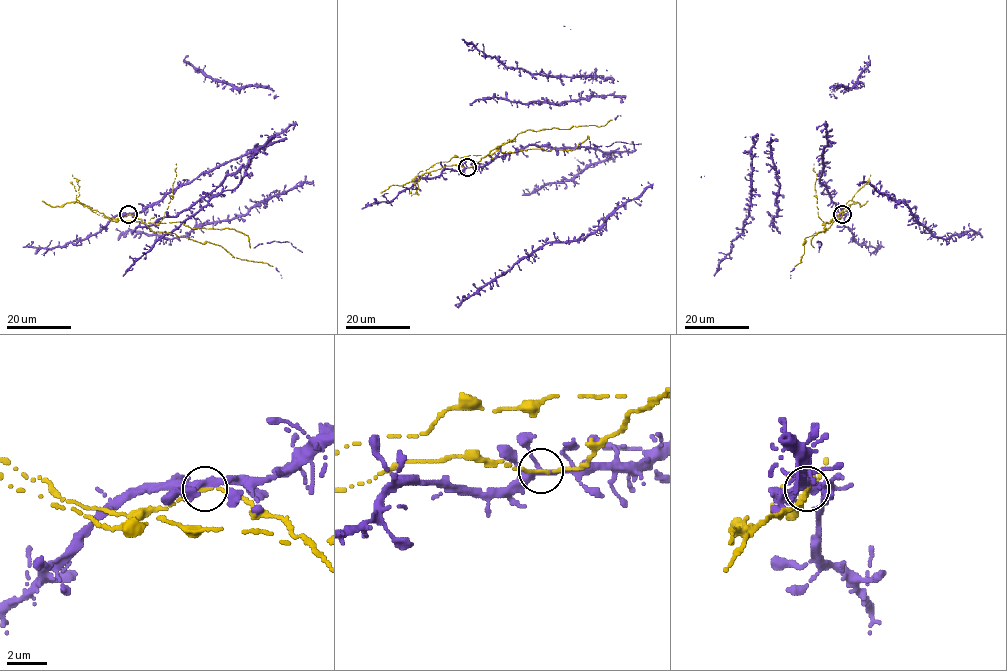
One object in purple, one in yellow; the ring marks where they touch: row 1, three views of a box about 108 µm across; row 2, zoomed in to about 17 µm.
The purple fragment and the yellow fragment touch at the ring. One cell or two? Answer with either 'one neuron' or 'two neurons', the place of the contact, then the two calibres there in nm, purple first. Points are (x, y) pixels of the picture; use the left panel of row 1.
one neuron; at (128, 214); 320 nm thick on the purple side, 160 nm on the other

